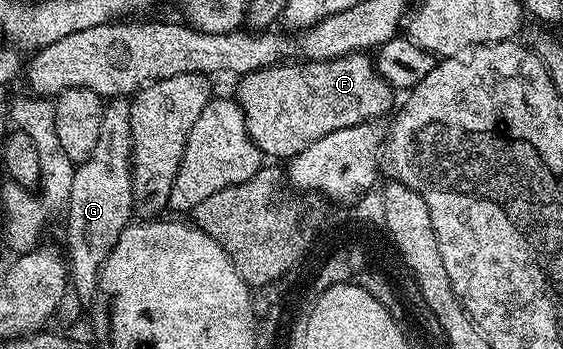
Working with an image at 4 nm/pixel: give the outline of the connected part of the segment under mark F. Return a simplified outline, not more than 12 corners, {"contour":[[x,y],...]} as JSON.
{"contour":[[368,52],[268,65],[235,92],[266,158],[377,121]]}

